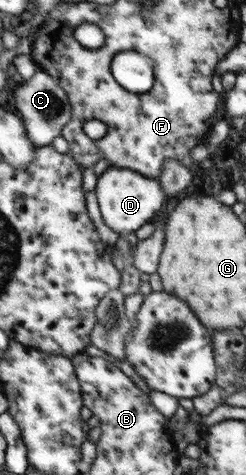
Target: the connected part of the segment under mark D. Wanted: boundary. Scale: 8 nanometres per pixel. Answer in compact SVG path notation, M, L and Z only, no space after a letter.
M109 167L98 176L95 194L105 224L119 235L135 233L163 206L164 185L128 168Z

